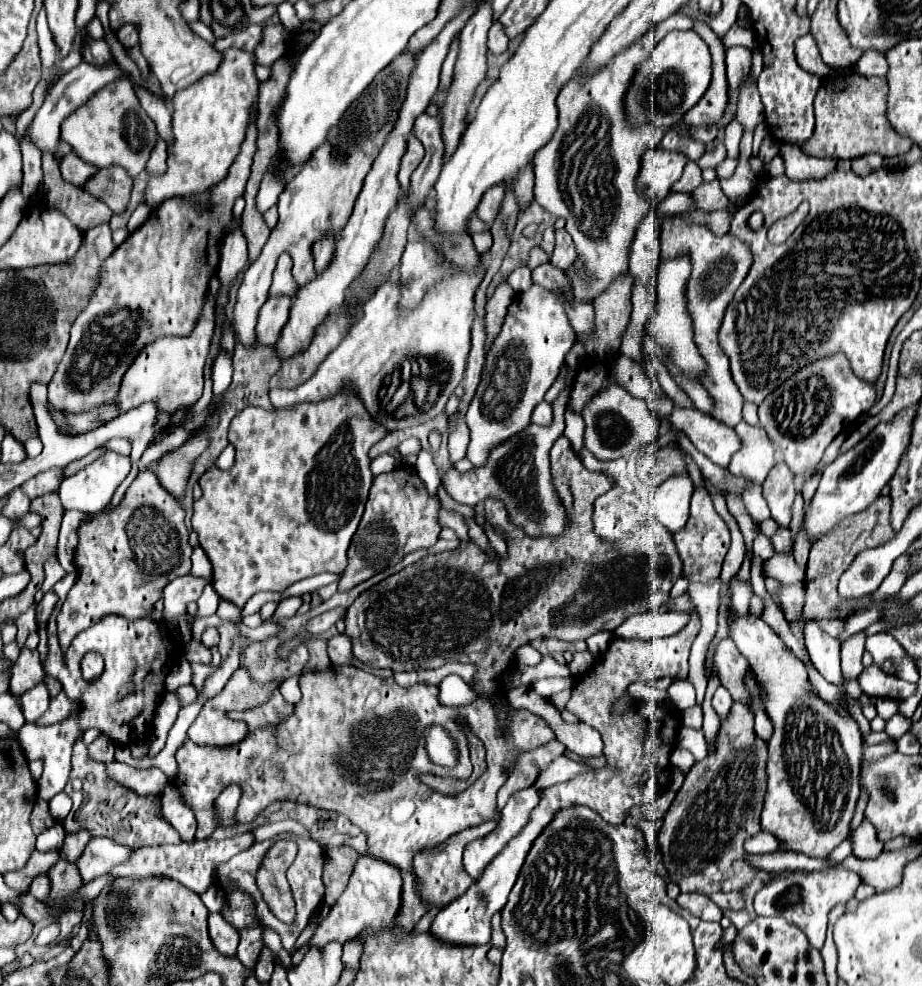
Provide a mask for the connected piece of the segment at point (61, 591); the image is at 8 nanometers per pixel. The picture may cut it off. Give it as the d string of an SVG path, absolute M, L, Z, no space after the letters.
M69 573L69 575L65 575L57 585L55 585L55 593L57 595L67 595L69 593L69 589L75 585L75 581L77 581L77 573Z

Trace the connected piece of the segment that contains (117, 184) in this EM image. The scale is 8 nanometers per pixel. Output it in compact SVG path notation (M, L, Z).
M109 167L101 169L83 189L87 189L95 199L103 201L115 215L119 215L127 209L133 177L129 177L123 167Z

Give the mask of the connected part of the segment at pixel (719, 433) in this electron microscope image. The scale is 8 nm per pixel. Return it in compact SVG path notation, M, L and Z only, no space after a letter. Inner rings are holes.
M675 407L667 419L675 431L687 435L687 439L721 469L729 469L731 455L741 449L739 435L707 413Z

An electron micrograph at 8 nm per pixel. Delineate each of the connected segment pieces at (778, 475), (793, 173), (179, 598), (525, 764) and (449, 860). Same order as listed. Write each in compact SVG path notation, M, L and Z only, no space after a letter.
M779 461L763 483L763 497L769 503L771 519L783 529L791 525L791 505L793 505L795 493L797 493L795 479L789 467L783 461Z
M781 145L779 151L783 163L785 163L785 175L795 181L805 181L805 179L821 179L829 171L835 171L837 161L835 159L817 159L809 157L799 147L795 145Z
M183 575L175 581L171 581L163 589L163 599L165 599L165 615L167 617L177 617L185 613L185 605L191 599L199 599L205 585L209 581L205 577L195 577L195 575Z
M557 739L533 749L533 751L527 751L527 753L519 753L515 757L515 763L513 763L513 769L511 769L511 775L509 779L503 783L503 787L497 791L497 811L501 811L507 803L507 799L519 791L519 789L525 789L525 787L531 787L535 783L535 779L539 777L539 773L551 763L555 761L559 755L563 755L565 751L565 745L559 743Z
M489 819L487 823L483 825L477 825L477 827L469 827L457 835L451 835L447 841L443 841L439 847L439 851L435 851L435 847L431 849L423 849L415 855L415 861L413 861L413 871L419 879L419 893L421 897L431 905L431 907L445 907L449 905L453 899L457 899L459 895L463 895L469 885L473 883L473 879L467 875L465 867L463 867L463 851L465 851L465 845L479 839L479 837L485 837L487 833L491 833L493 829L497 827L497 821L495 819Z

